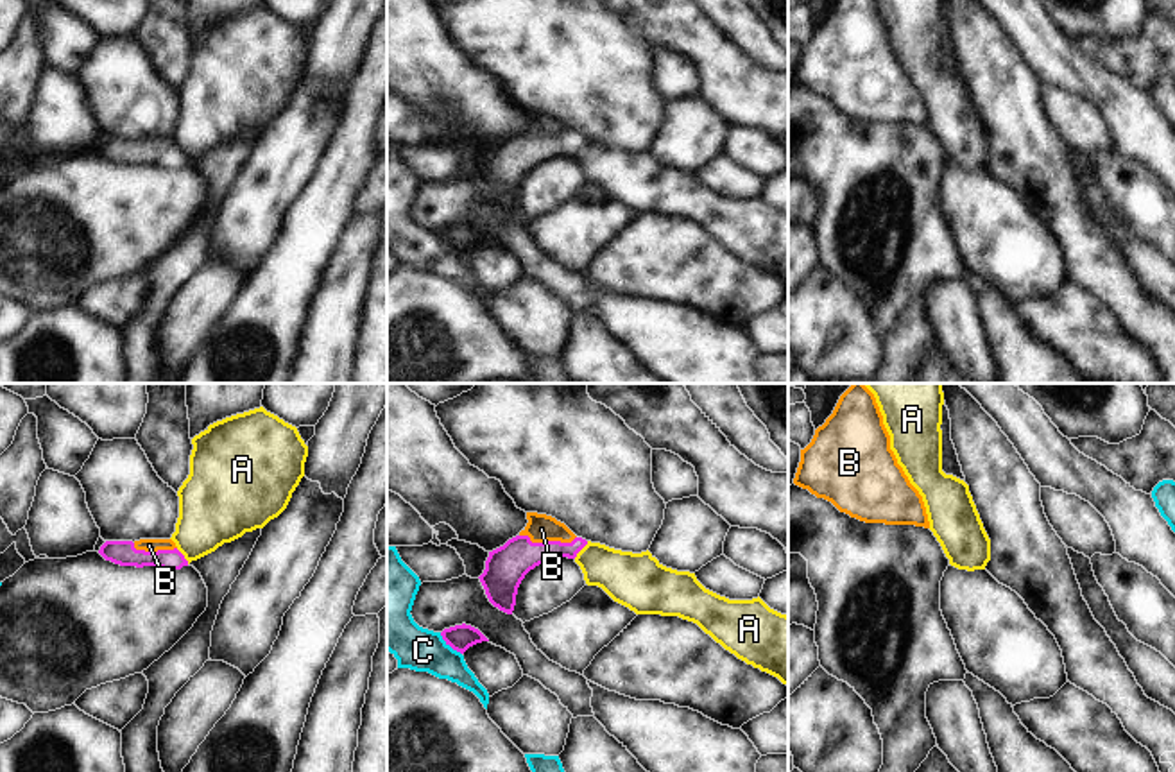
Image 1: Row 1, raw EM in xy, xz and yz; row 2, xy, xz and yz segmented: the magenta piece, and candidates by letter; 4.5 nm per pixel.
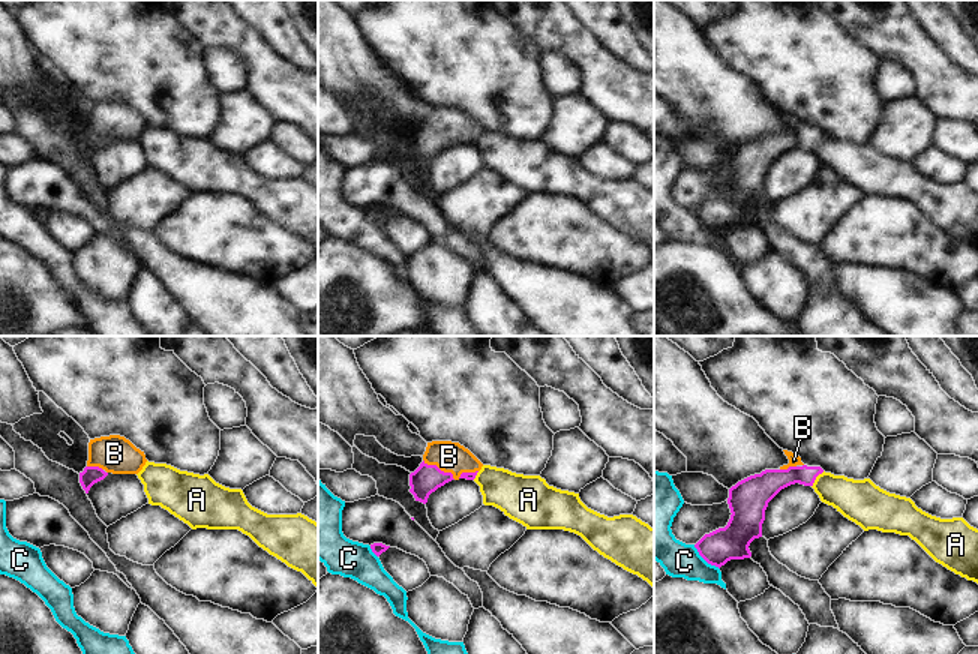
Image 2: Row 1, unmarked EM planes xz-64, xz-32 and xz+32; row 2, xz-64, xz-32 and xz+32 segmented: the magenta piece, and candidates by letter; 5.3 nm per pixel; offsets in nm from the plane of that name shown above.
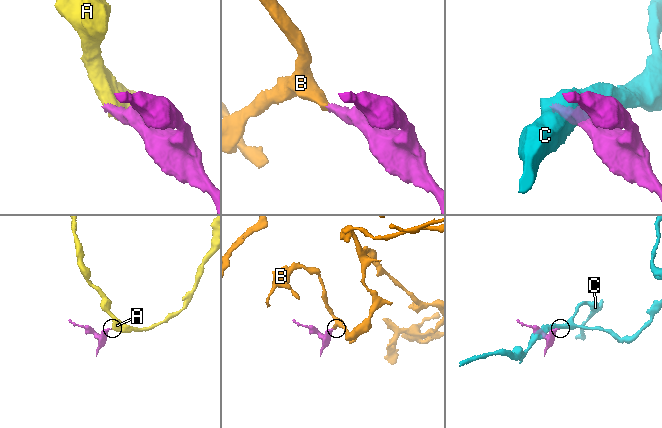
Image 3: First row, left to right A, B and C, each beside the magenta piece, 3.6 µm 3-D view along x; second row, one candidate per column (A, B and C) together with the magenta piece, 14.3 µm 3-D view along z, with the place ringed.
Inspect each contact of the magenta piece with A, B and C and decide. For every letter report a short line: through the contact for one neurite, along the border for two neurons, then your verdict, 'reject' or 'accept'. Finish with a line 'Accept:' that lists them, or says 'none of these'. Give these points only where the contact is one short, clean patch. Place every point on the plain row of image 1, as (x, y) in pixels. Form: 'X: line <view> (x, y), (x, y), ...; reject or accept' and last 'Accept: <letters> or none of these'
A: line xz (588, 140), (574, 156); reject
B: line xz (506, 165), (536, 142), (548, 140), (541, 128); accept
C: line xz (439, 231), (461, 253); reject
Accept: B

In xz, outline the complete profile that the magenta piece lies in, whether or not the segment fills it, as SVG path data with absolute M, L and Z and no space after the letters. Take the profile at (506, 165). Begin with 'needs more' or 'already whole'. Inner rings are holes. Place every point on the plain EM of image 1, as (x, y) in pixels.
needs more; M527 111L527 118L516 136L489 150L485 168L478 176L489 201L507 213L512 213L518 186L530 168L553 156L575 158L588 143L552 115Z

